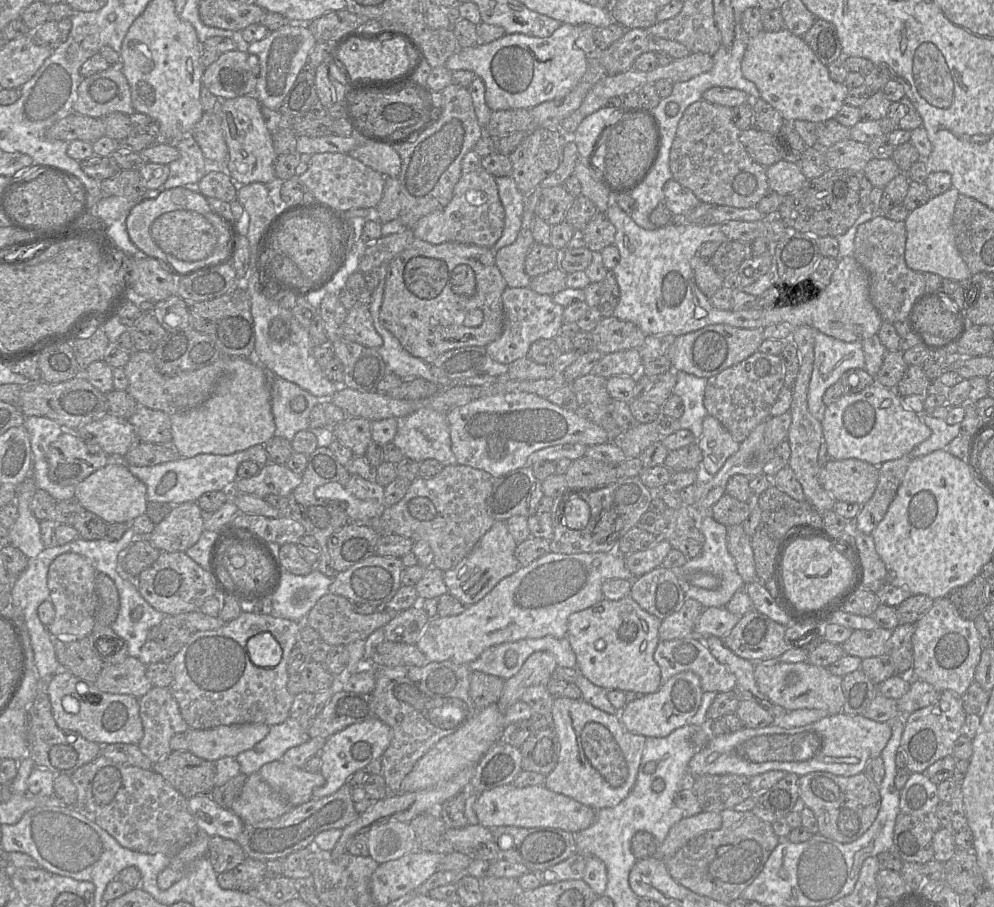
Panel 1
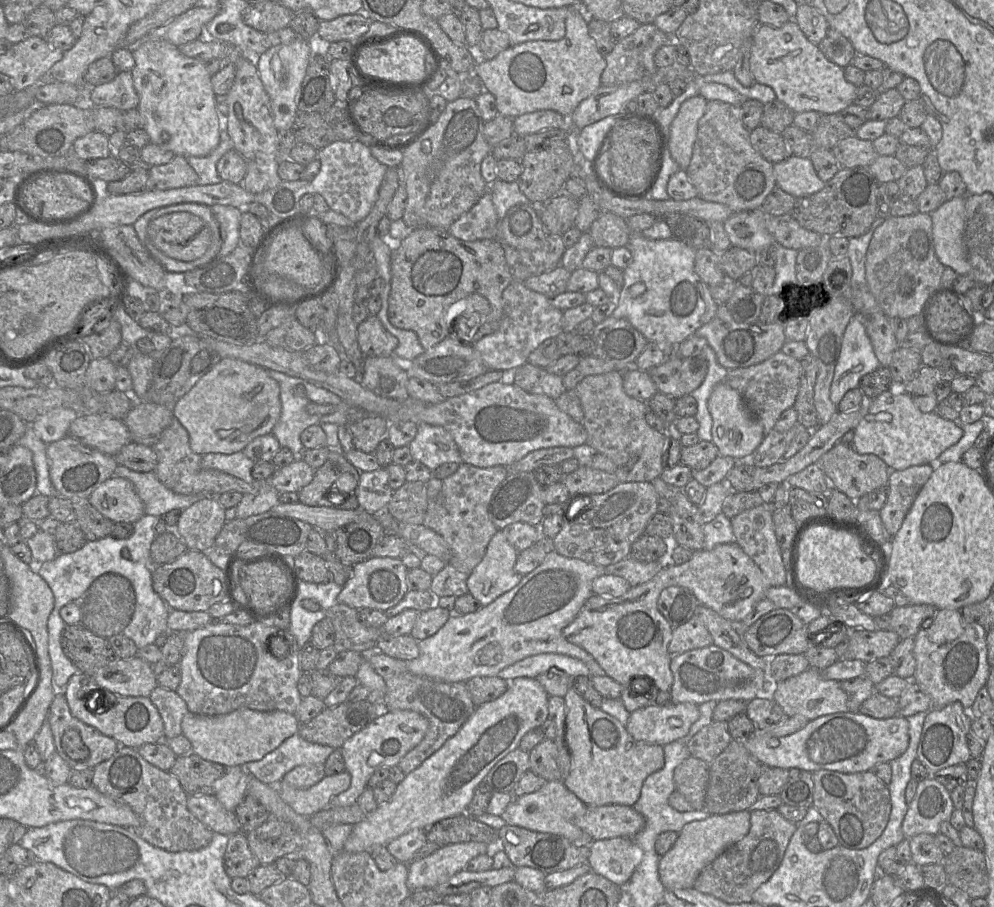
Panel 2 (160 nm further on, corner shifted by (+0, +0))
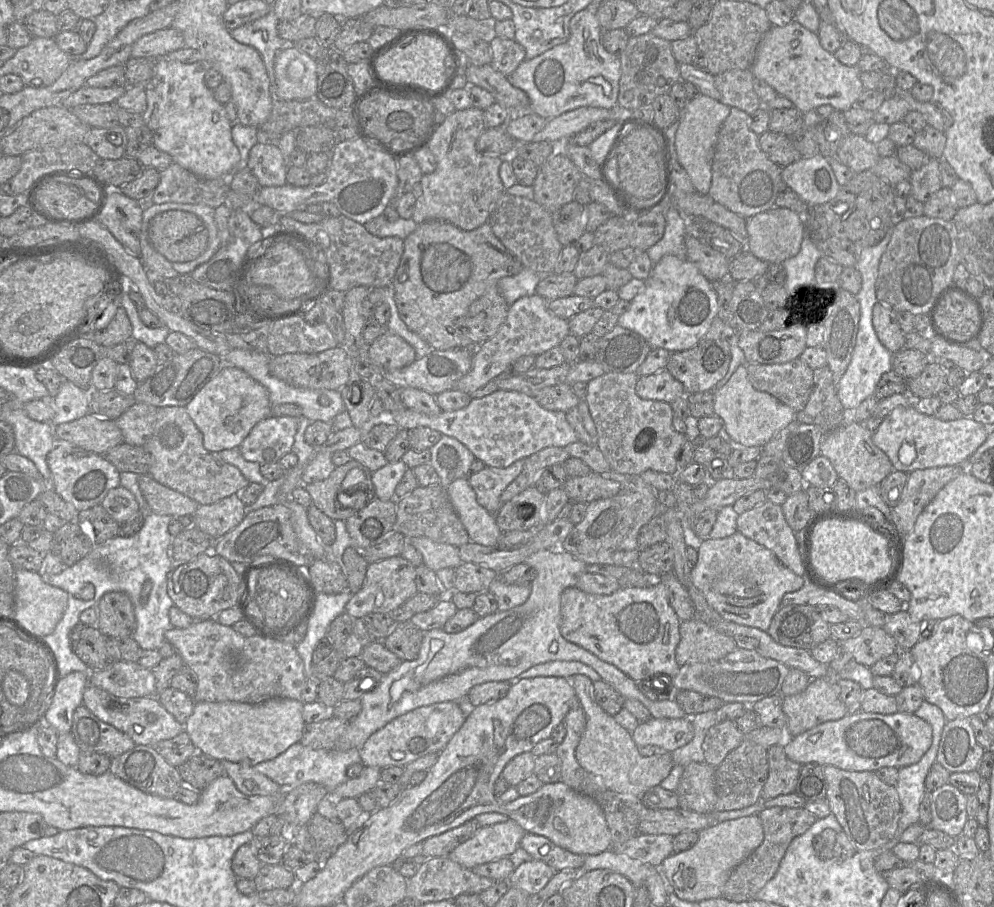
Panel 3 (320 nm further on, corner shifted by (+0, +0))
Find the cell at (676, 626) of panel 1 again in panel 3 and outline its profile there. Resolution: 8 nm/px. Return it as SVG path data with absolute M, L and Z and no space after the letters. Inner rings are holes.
M698 618L681 621L675 658L679 666L718 661L737 648L735 641Z

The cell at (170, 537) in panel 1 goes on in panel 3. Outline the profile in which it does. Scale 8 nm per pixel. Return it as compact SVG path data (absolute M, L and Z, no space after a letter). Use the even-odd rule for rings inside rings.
M233 494L214 504L200 505L194 513L195 526L216 542L239 525L246 514L246 505Z

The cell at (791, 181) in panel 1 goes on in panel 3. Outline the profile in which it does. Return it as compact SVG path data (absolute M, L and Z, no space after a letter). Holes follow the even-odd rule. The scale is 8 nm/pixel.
M819 153L783 167L781 177L808 206L832 200L840 189L829 159Z

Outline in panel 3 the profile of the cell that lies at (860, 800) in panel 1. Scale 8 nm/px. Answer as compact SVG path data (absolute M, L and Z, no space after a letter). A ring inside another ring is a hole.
M832 765L823 767L827 782L826 801L857 851L878 849L891 841L901 818L896 787L881 781L873 771L846 771Z

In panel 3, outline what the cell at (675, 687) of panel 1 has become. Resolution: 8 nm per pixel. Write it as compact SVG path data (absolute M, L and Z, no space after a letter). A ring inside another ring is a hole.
M652 717L640 722L631 736L640 750L672 753L693 738L691 717L679 719Z

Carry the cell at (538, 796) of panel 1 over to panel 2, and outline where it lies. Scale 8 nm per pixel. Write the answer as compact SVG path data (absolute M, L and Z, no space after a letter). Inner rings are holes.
M604 805L588 807L586 813L577 818L577 826L593 841L633 838L644 828L645 819L632 806Z

